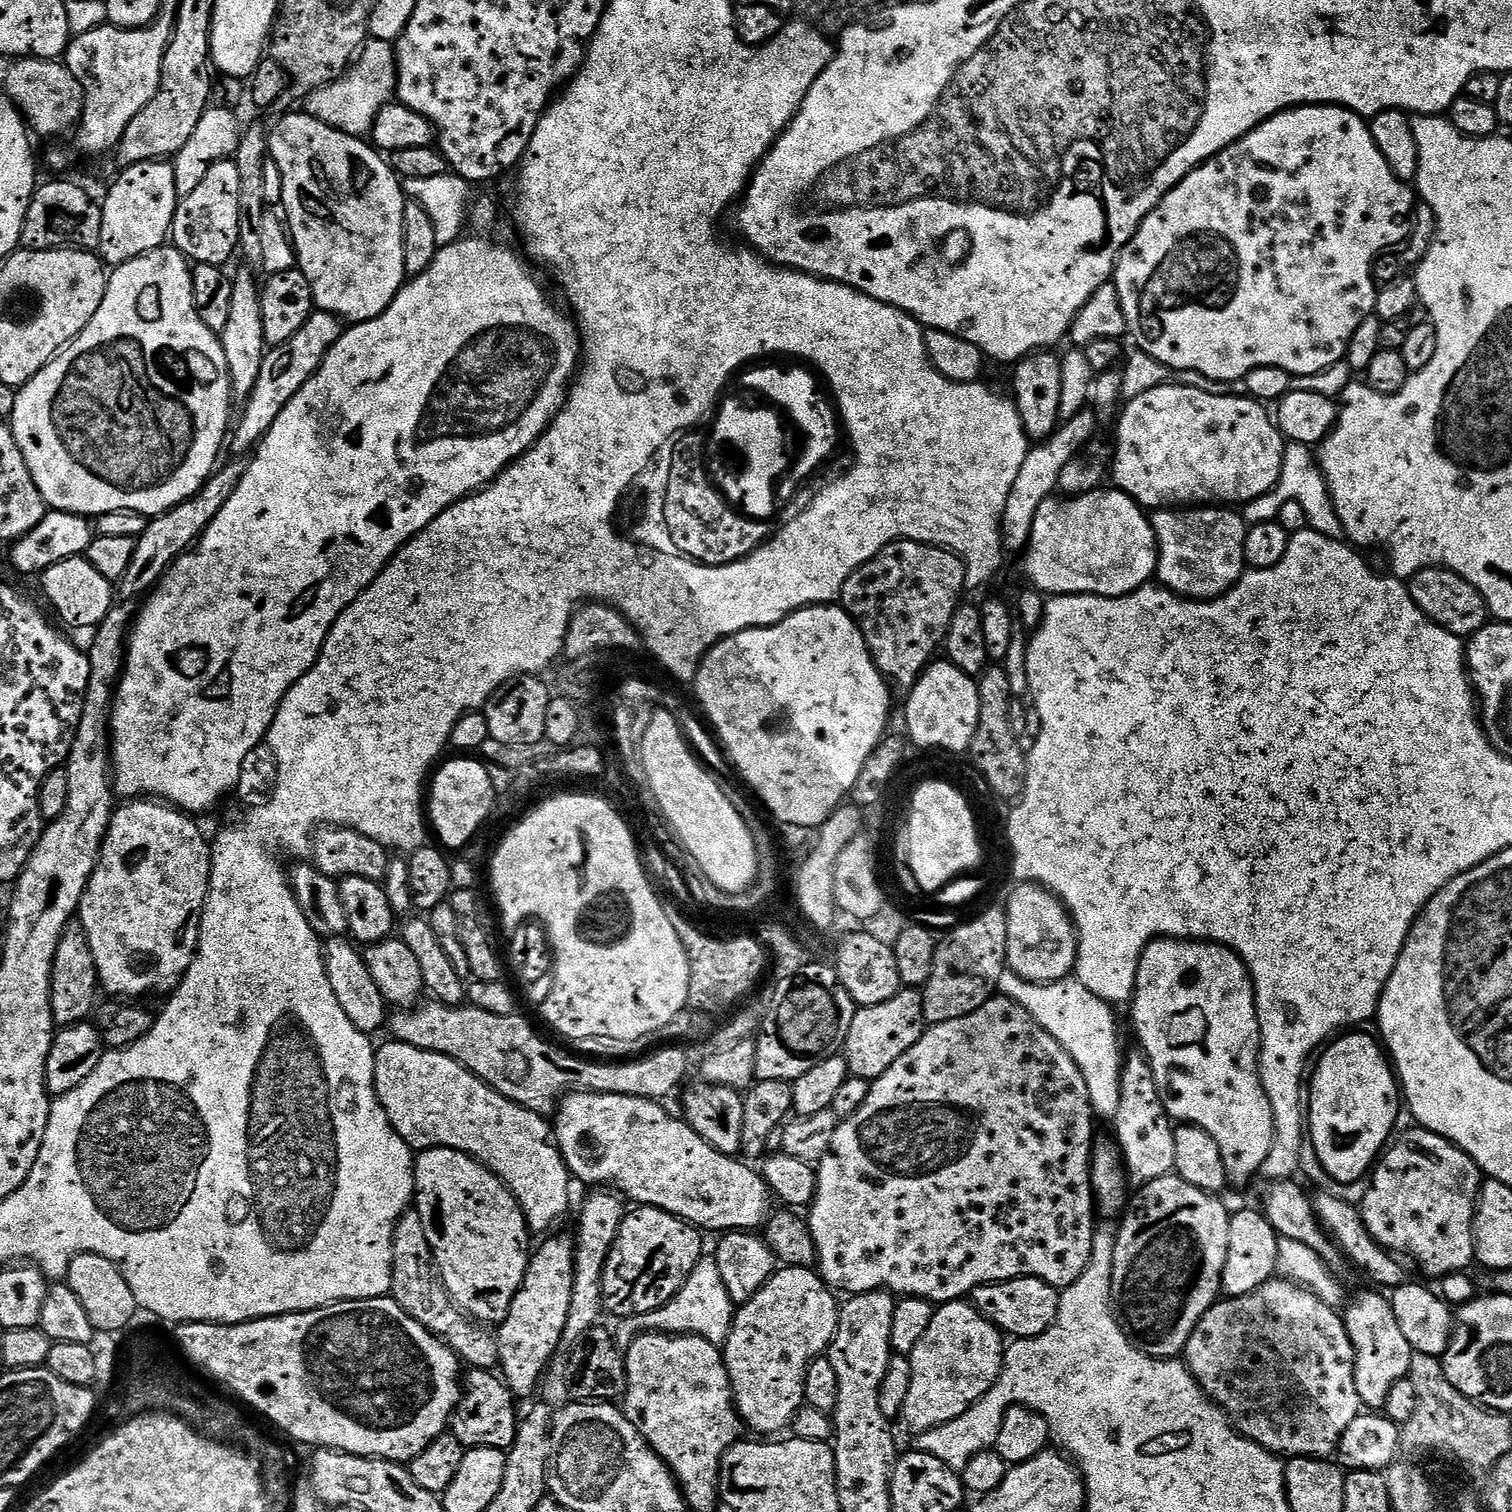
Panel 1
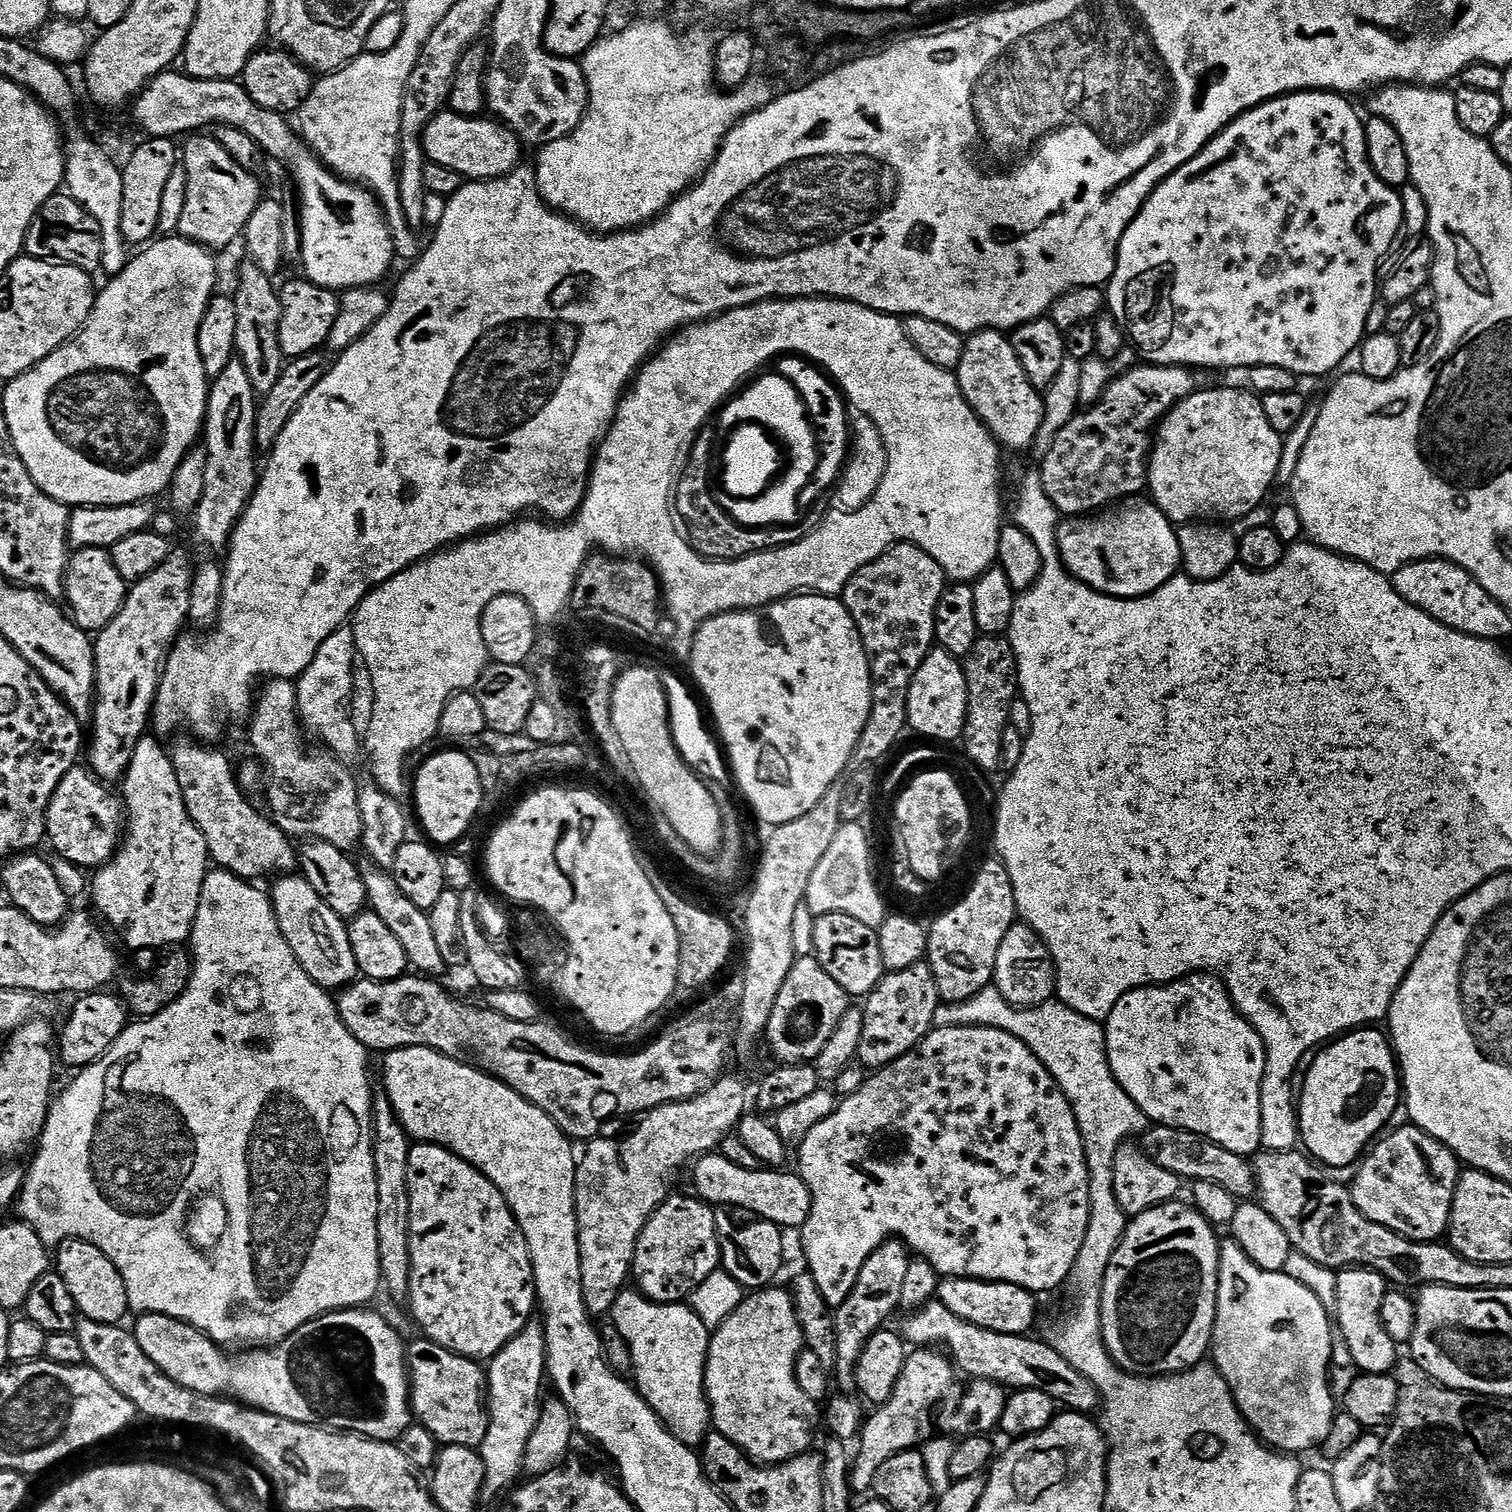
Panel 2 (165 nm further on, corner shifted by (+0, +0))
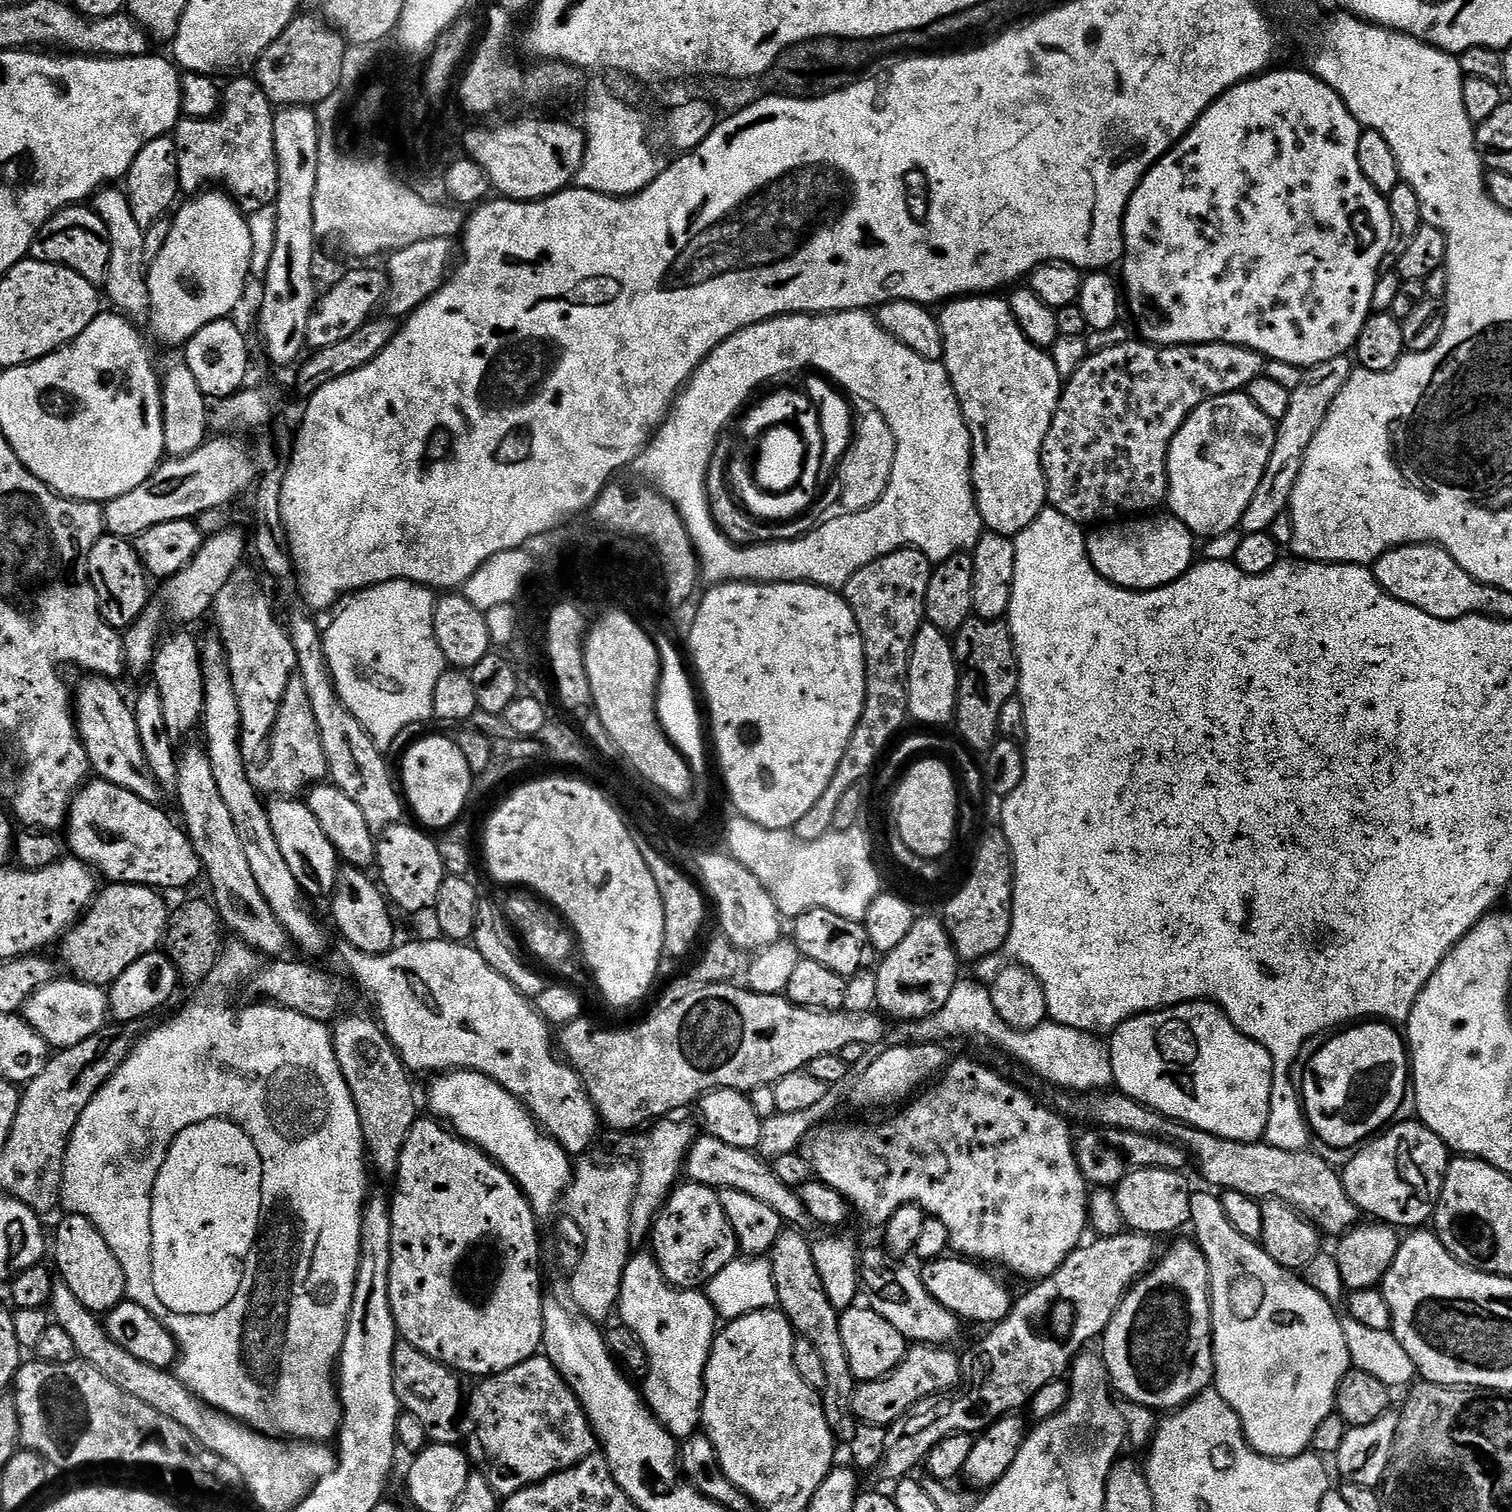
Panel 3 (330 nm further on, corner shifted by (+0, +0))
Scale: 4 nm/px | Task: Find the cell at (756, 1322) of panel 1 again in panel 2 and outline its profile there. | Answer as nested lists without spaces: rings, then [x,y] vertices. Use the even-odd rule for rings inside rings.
[[[769,1286],[745,1295],[744,1300],[738,1306],[738,1310],[734,1310],[734,1314],[730,1314],[730,1318],[726,1318],[726,1322],[721,1328],[717,1328],[711,1333],[708,1342],[708,1361],[706,1362],[706,1370],[704,1371],[704,1389],[708,1395],[708,1405],[712,1407],[712,1428],[715,1431],[721,1432],[730,1442],[738,1445],[740,1451],[745,1456],[764,1466],[785,1464],[787,1460],[793,1460],[795,1456],[805,1455],[811,1449],[808,1447],[811,1446],[812,1439],[816,1436],[816,1420],[818,1424],[817,1401],[806,1398],[806,1394],[802,1394],[802,1386],[798,1386],[798,1378],[796,1377],[796,1357],[805,1351],[806,1348],[804,1343],[804,1330],[798,1320],[791,1291],[787,1287],[776,1287]]]

